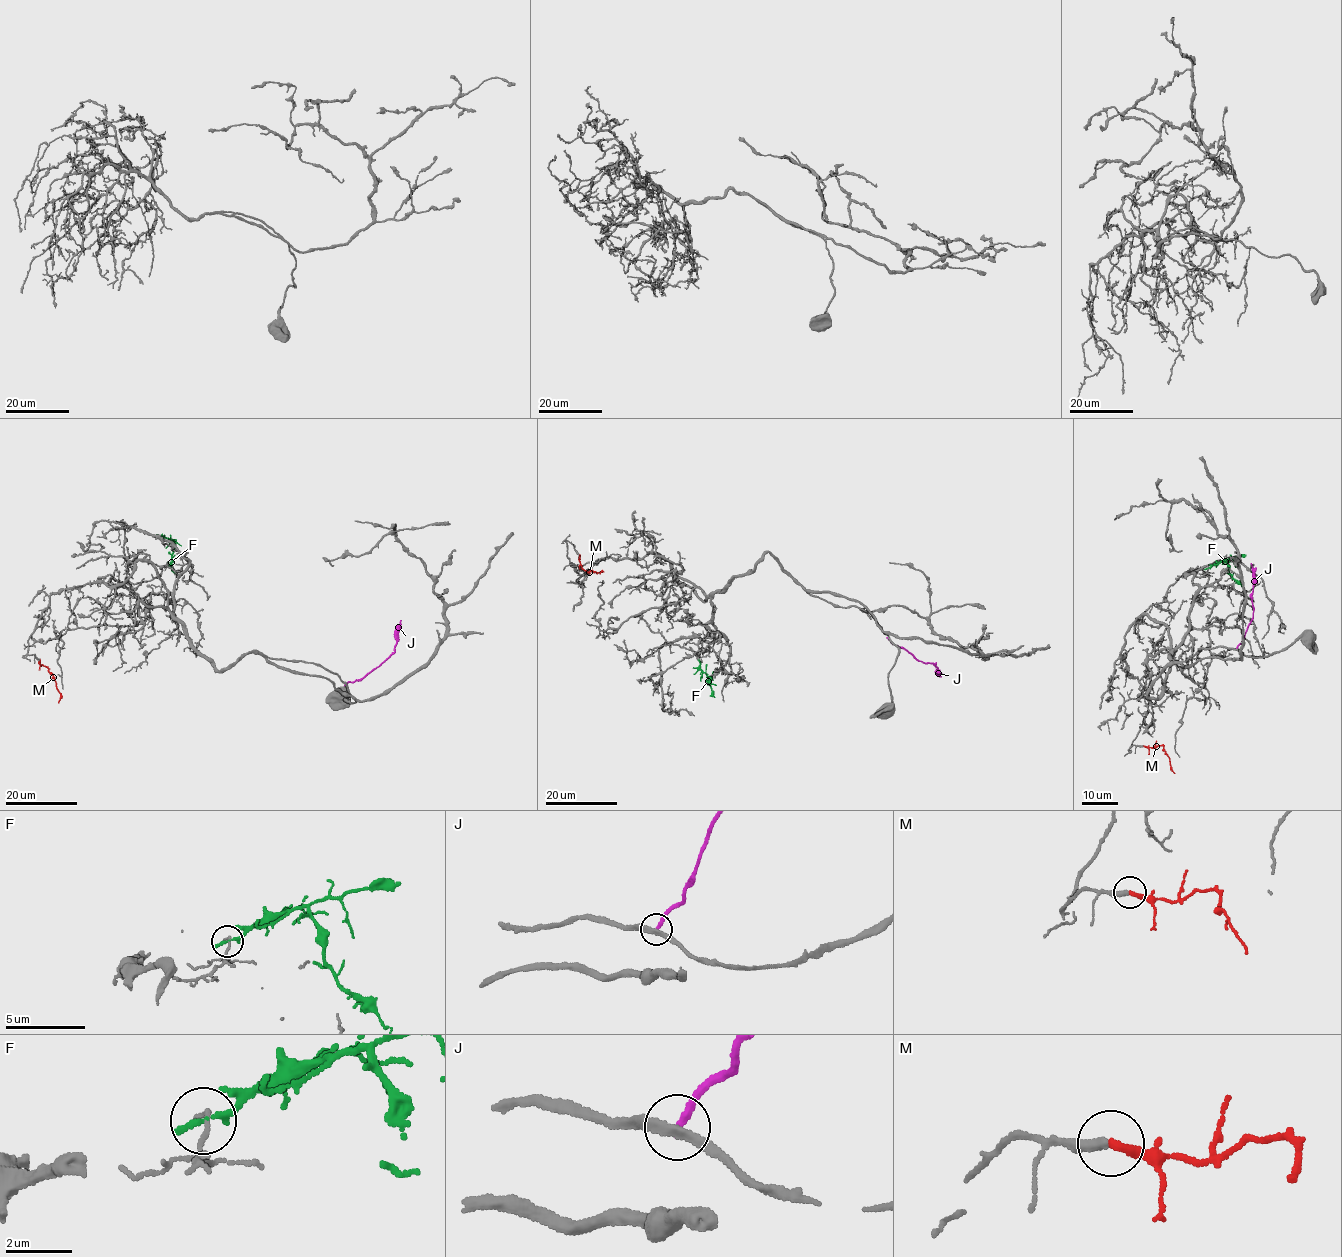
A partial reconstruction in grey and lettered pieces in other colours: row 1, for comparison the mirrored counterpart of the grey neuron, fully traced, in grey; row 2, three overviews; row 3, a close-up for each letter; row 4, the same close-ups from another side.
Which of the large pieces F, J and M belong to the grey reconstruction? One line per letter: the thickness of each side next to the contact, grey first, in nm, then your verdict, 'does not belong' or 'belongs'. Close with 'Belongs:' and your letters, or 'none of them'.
F: 170/200 nm | does not belong
J: 240/240 nm | does not belong
M: 320/280 nm | belongs
Belongs: M

